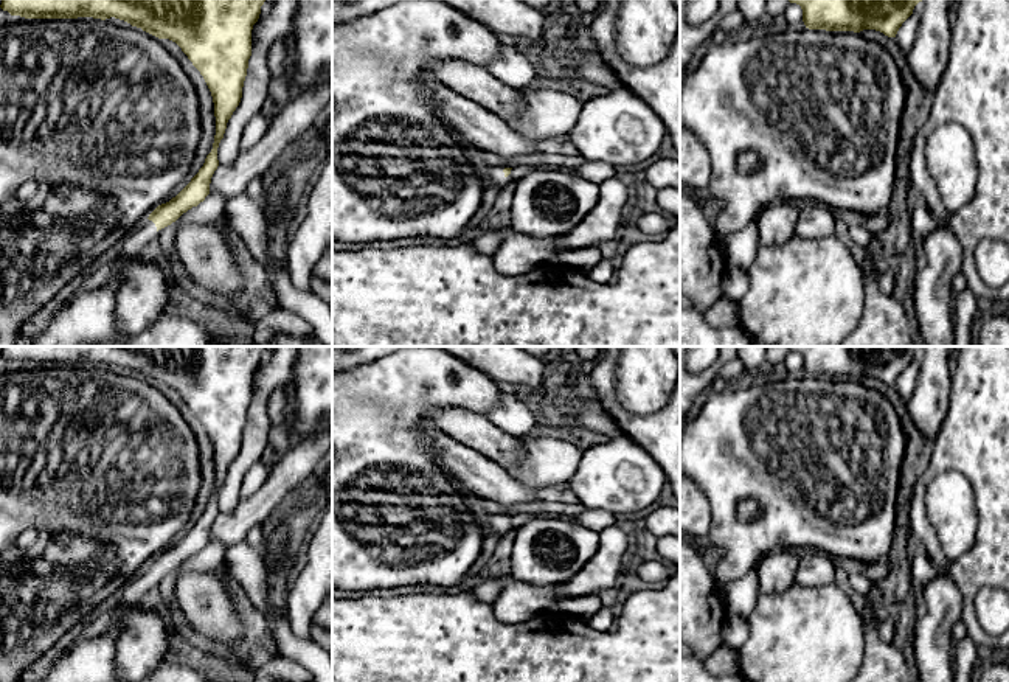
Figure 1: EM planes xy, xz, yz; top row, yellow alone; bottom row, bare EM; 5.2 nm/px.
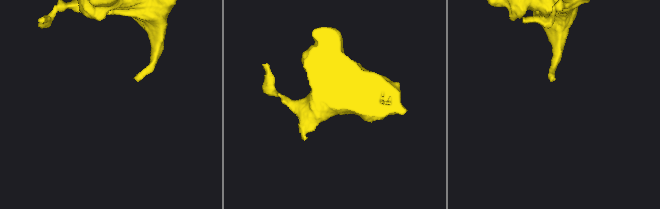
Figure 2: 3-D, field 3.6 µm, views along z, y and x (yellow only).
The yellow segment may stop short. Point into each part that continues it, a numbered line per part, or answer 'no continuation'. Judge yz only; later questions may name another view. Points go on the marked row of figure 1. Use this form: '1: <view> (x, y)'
no continuation

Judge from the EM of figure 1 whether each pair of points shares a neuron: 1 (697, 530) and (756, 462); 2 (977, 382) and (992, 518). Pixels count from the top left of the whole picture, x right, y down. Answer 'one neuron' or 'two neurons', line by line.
1: two neurons
2: one neuron

